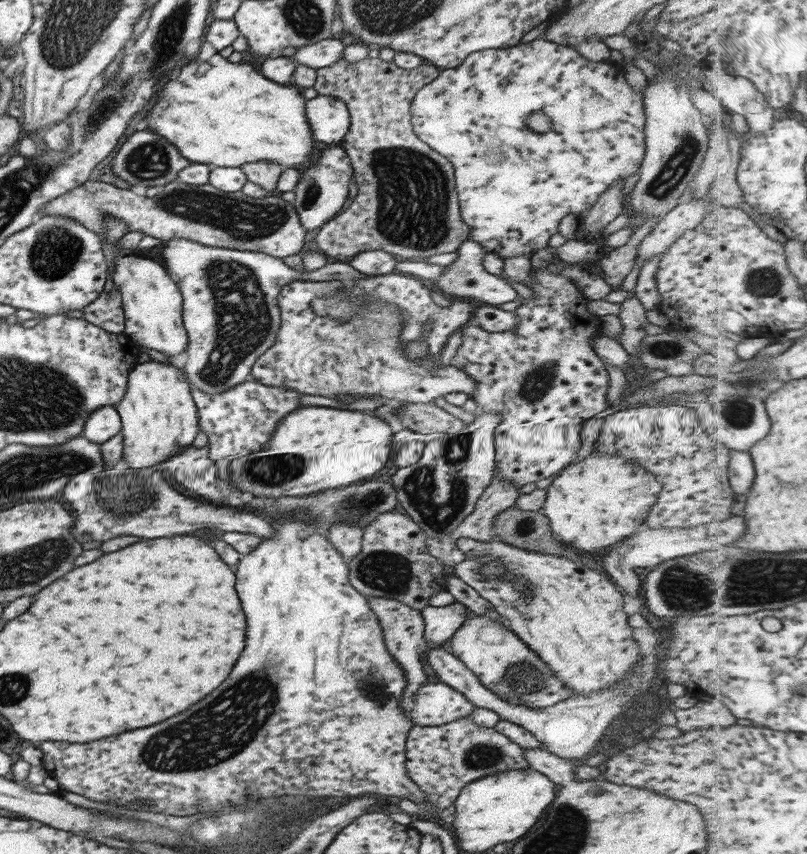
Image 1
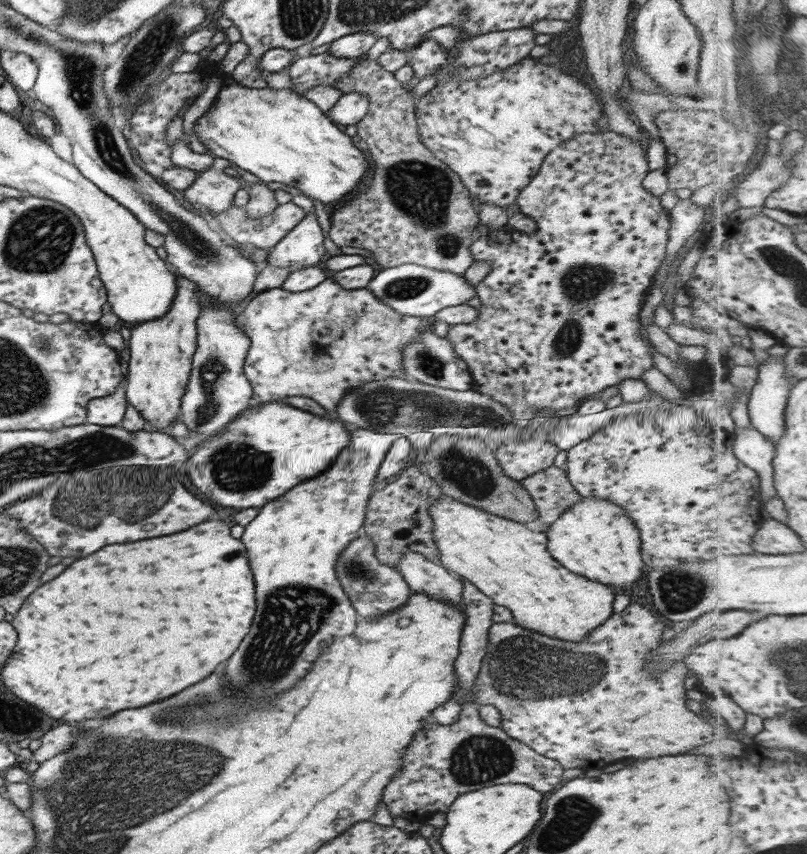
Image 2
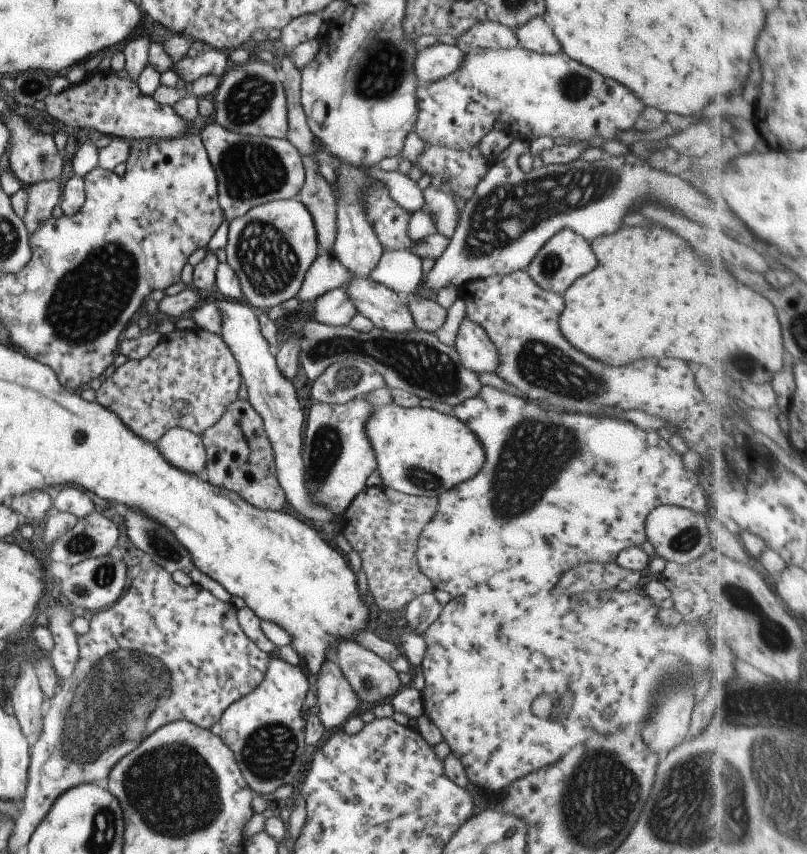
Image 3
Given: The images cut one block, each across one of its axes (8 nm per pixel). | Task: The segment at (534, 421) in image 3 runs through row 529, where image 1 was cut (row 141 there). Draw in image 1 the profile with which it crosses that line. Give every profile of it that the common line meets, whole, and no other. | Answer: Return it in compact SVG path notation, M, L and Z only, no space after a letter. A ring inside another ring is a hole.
M540 37L528 43L520 42L507 49L489 49L470 54L460 66L441 69L440 74L430 84L418 90L410 108L412 131L434 151L442 154L452 163L455 170L455 189L459 198L460 214L471 230L470 240L484 246L486 253L497 254L501 259L542 251L545 246L549 246L548 240L558 232L558 224L564 216L570 213L576 215L586 213L612 186L612 182L626 180L638 170L645 155L644 93L628 84L624 72L623 66L616 66L611 62L588 61L574 48ZM538 111L546 112L552 119L552 130L546 134L532 132L526 126L526 118L532 112Z

